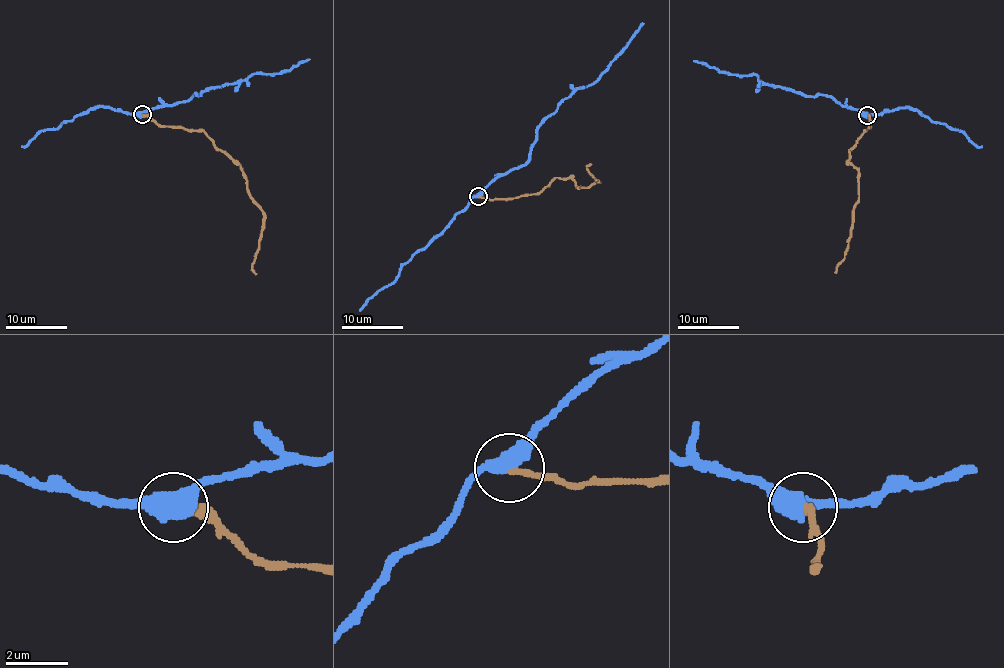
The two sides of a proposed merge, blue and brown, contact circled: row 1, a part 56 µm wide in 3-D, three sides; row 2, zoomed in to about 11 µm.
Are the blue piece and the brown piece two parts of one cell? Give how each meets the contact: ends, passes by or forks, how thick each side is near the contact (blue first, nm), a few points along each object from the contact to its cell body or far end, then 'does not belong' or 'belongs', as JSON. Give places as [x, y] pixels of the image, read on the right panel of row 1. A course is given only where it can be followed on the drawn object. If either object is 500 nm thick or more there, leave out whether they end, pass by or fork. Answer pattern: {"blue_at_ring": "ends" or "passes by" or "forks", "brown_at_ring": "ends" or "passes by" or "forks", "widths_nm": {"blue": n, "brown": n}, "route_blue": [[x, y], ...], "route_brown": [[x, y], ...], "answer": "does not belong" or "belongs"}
{"widths_nm": {"blue": 500, "brown": 240}, "route_blue": [[868, 115], [837, 103], [831, 96], [798, 93], [762, 84], [755, 75], [730, 75], [694, 60]], "route_brown": [[868, 115], [871, 125], [848, 151], [858, 171], [858, 192], [848, 250], [836, 272]], "answer": "does not belong"}

